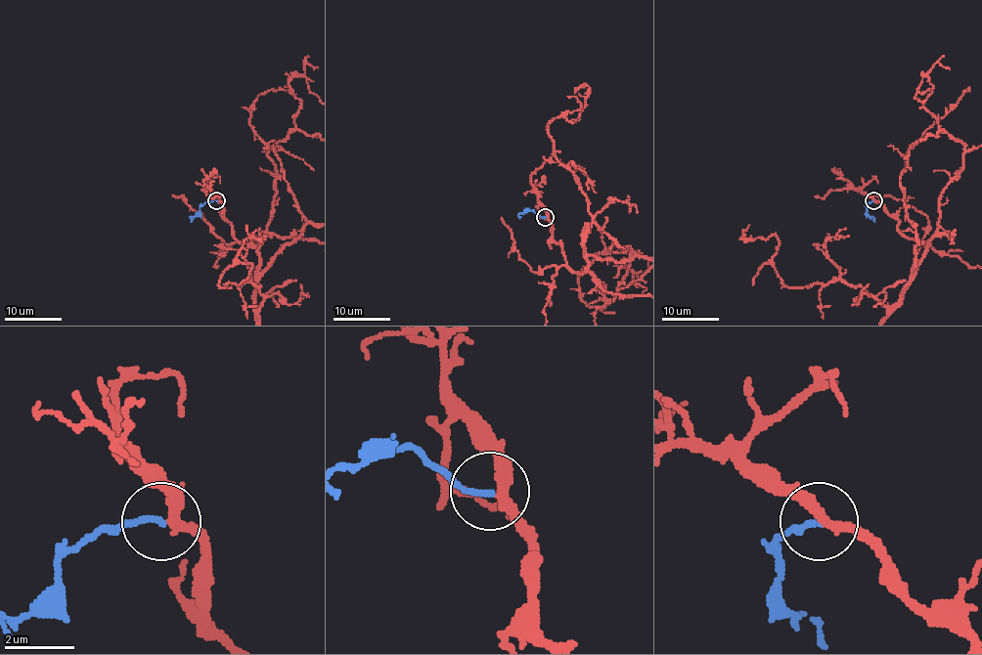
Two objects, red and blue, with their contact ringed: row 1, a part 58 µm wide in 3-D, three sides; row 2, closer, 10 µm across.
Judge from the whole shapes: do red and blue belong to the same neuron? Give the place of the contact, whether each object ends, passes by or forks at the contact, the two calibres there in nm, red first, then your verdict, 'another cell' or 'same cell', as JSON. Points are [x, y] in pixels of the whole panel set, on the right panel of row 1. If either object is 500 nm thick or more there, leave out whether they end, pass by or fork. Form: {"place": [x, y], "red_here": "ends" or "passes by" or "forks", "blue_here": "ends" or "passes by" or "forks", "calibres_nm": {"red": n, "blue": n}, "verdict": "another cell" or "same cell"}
{"place": [873, 200], "red_here": "passes by", "blue_here": "ends", "calibres_nm": {"red": 320, "blue": 170}, "verdict": "same cell"}

